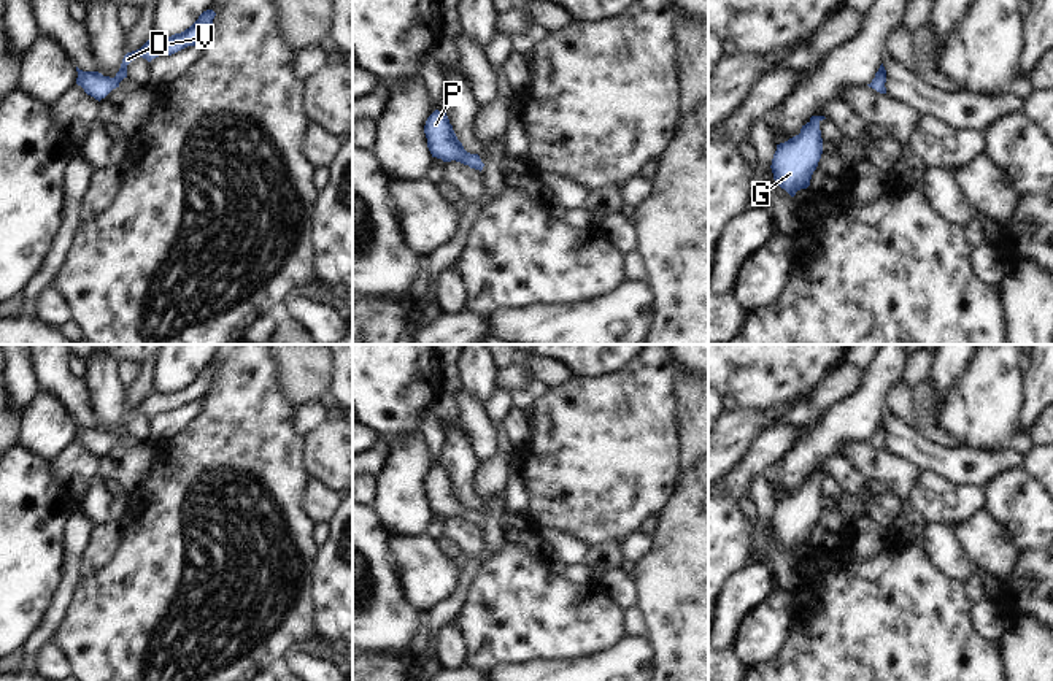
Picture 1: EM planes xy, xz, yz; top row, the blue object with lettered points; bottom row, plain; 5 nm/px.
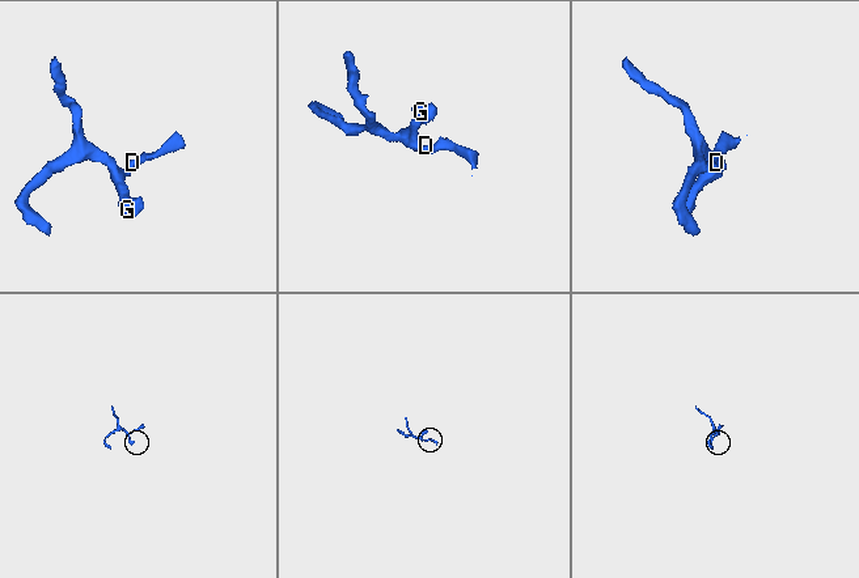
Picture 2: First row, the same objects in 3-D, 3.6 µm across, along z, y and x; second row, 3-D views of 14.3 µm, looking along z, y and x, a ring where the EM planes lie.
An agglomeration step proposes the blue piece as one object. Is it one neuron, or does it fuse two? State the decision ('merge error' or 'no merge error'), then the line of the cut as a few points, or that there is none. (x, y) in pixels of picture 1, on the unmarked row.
no merge error | no cut

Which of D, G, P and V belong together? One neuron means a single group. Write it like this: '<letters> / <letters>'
D G P V

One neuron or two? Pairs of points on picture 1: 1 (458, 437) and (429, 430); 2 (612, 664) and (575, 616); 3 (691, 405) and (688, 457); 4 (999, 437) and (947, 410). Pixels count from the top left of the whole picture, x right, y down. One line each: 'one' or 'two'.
1: two
2: two
3: one
4: one

